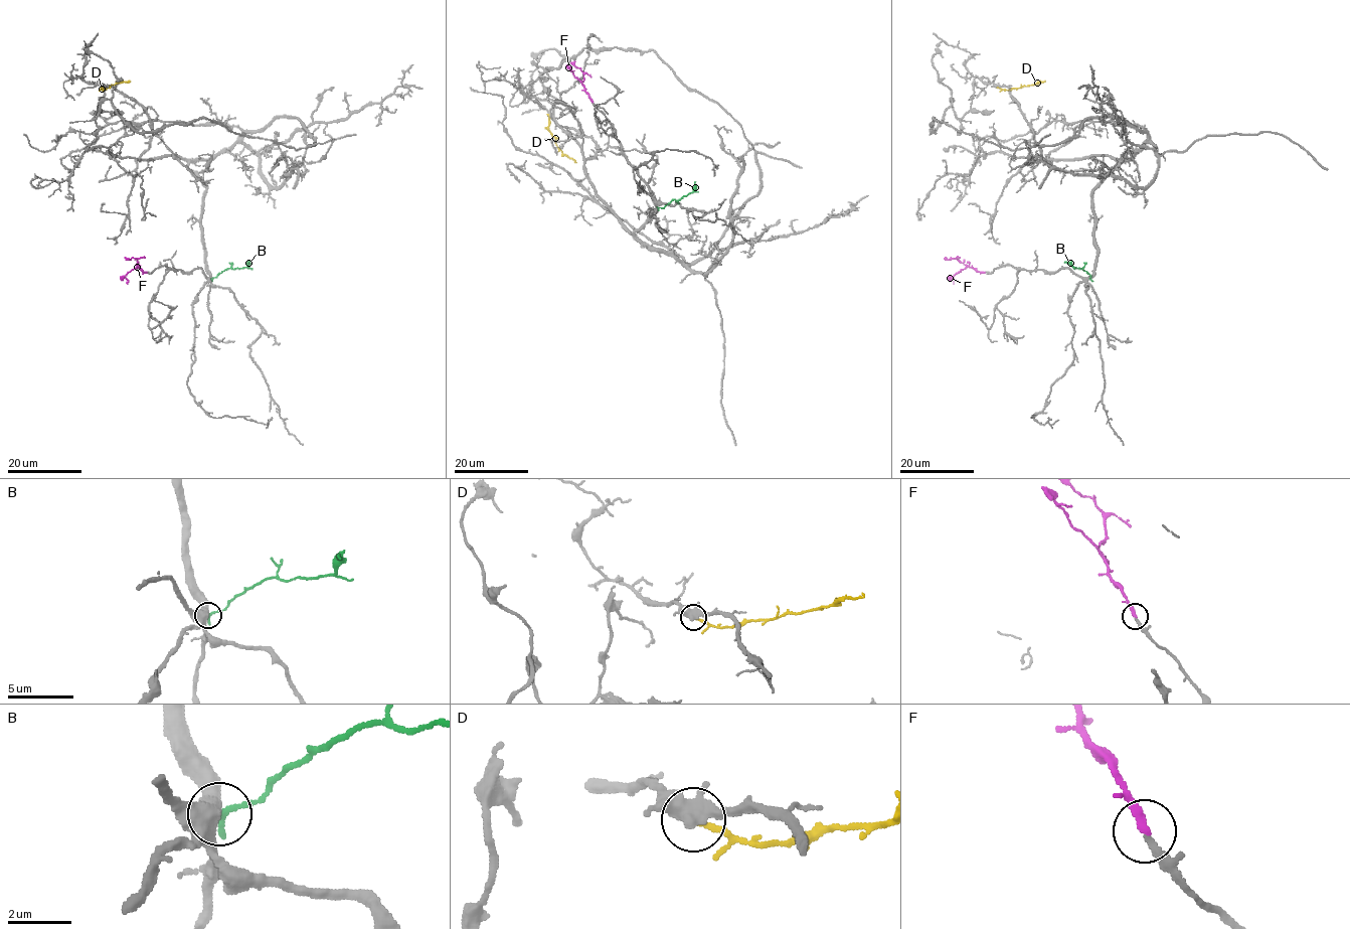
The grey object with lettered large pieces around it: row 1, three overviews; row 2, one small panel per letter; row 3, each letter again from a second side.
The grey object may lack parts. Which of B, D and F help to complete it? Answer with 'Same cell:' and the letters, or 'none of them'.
Same cell: F

